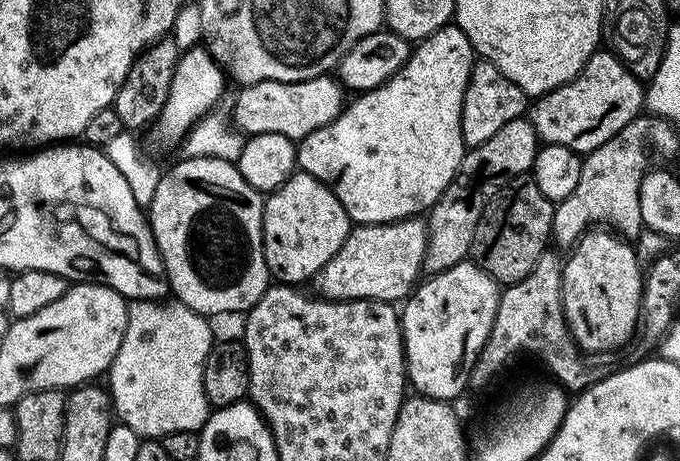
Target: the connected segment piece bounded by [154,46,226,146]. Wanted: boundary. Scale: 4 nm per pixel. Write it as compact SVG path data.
M197 46L183 49L174 70L174 78L170 82L166 106L162 106L160 116L154 123L157 138L164 144L179 145L191 129L219 105L216 103L224 92L224 80L226 81L224 69L216 63L207 48Z

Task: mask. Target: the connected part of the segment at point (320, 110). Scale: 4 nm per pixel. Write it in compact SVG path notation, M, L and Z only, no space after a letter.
M332 74L310 78L302 82L274 82L273 80L267 80L266 82L241 87L239 91L240 93L236 96L236 105L233 106L232 110L230 109L230 116L235 127L241 133L248 136L257 136L263 132L266 134L282 134L294 142L305 140L307 136L314 134L314 130L334 122L334 118L338 118L338 114L346 104L346 99L344 100L344 96L346 97L345 89L339 79Z

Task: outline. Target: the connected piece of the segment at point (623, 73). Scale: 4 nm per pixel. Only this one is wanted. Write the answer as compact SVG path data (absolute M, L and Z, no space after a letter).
M597 50L573 80L544 96L535 97L527 109L526 118L544 144L566 146L587 154L598 150L602 142L610 142L622 126L641 115L645 104L646 88L639 78L630 74L628 67L611 51Z

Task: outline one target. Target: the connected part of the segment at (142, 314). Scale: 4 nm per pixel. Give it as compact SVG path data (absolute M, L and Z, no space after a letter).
M134 300L127 305L128 317L124 320L124 337L122 335L119 337L118 354L112 359L112 364L106 373L106 381L108 380L106 388L110 393L115 419L121 424L130 426L130 430L134 430L134 434L138 434L142 438L159 438L166 434L174 434L174 430L199 432L210 415L210 405L202 386L202 370L214 343L212 328L208 325L211 323L201 316L200 313L187 308L185 304L179 302L171 302L172 304L164 303L168 302L161 302L160 300Z

